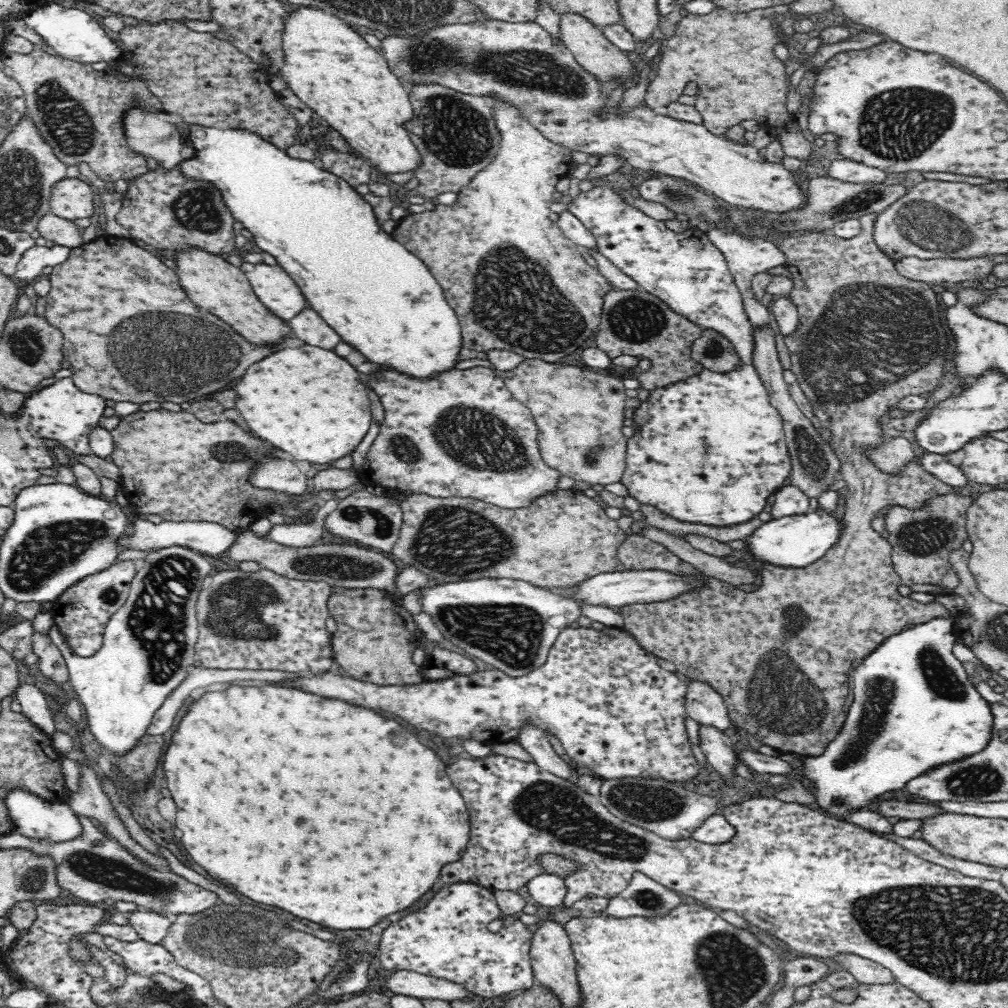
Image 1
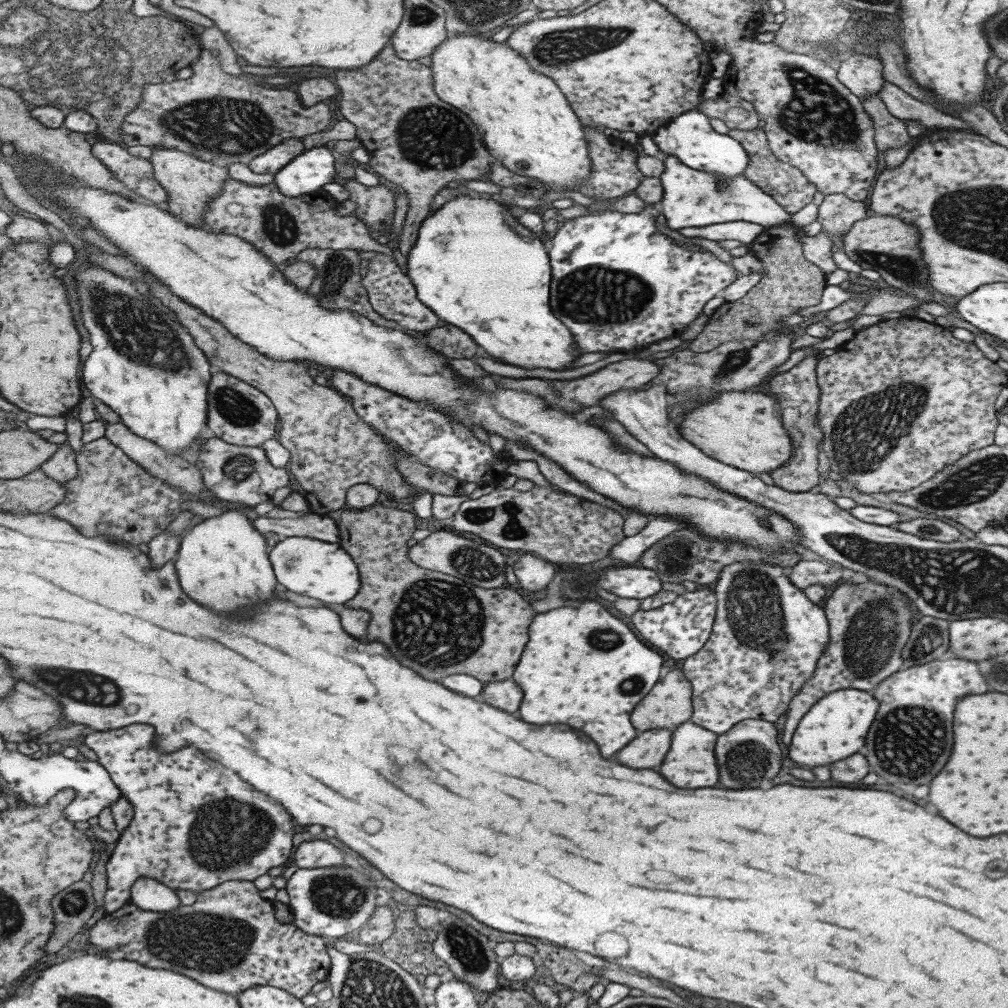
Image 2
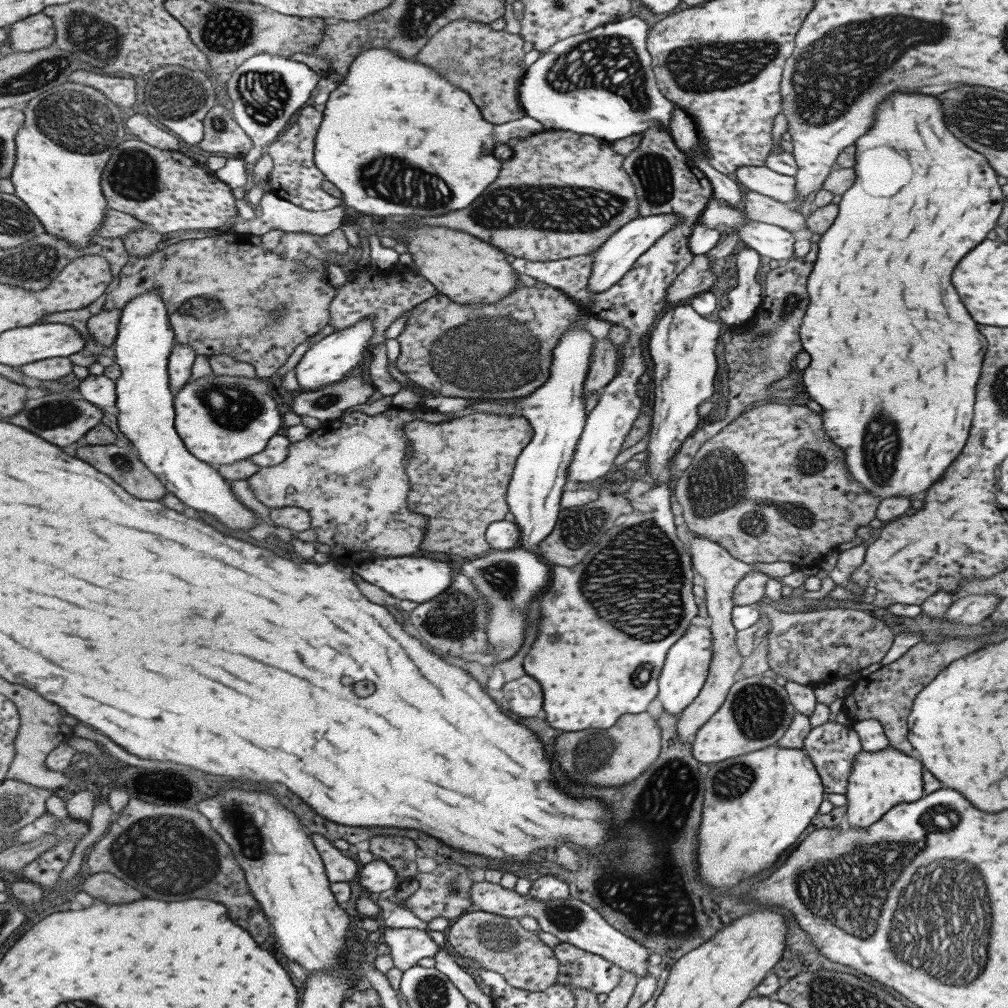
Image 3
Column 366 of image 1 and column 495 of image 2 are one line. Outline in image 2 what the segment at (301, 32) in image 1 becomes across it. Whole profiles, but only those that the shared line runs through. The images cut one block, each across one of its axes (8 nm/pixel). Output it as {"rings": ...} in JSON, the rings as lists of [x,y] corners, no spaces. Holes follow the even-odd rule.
{"rings":[[[449,34],[449,40],[441,44],[437,52],[433,52],[429,64],[435,70],[437,94],[445,102],[457,106],[461,112],[471,116],[489,152],[511,172],[539,178],[545,184],[547,192],[569,192],[569,186],[581,184],[585,178],[591,176],[587,138],[583,138],[581,120],[573,112],[569,100],[551,78],[537,72],[525,60],[525,56],[513,50],[507,42],[497,44],[491,42],[491,36],[479,34]]]}

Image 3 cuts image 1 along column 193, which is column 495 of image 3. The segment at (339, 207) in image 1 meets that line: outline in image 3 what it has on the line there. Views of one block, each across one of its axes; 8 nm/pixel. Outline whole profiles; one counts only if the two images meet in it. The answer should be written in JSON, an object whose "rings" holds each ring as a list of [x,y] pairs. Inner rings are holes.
{"rings":[[[371,48],[357,56],[351,64],[351,72],[345,74],[345,80],[331,92],[323,114],[315,162],[325,172],[327,180],[339,184],[345,192],[345,204],[327,212],[327,220],[335,228],[343,226],[341,210],[345,210],[345,206],[369,216],[377,214],[387,218],[397,218],[397,214],[419,214],[419,218],[427,218],[469,208],[493,182],[499,180],[499,174],[503,172],[503,164],[493,156],[495,144],[507,144],[511,138],[533,136],[545,130],[545,124],[533,116],[525,116],[501,126],[487,122],[479,104],[467,90],[459,88],[433,64],[407,58],[393,48]]]}

